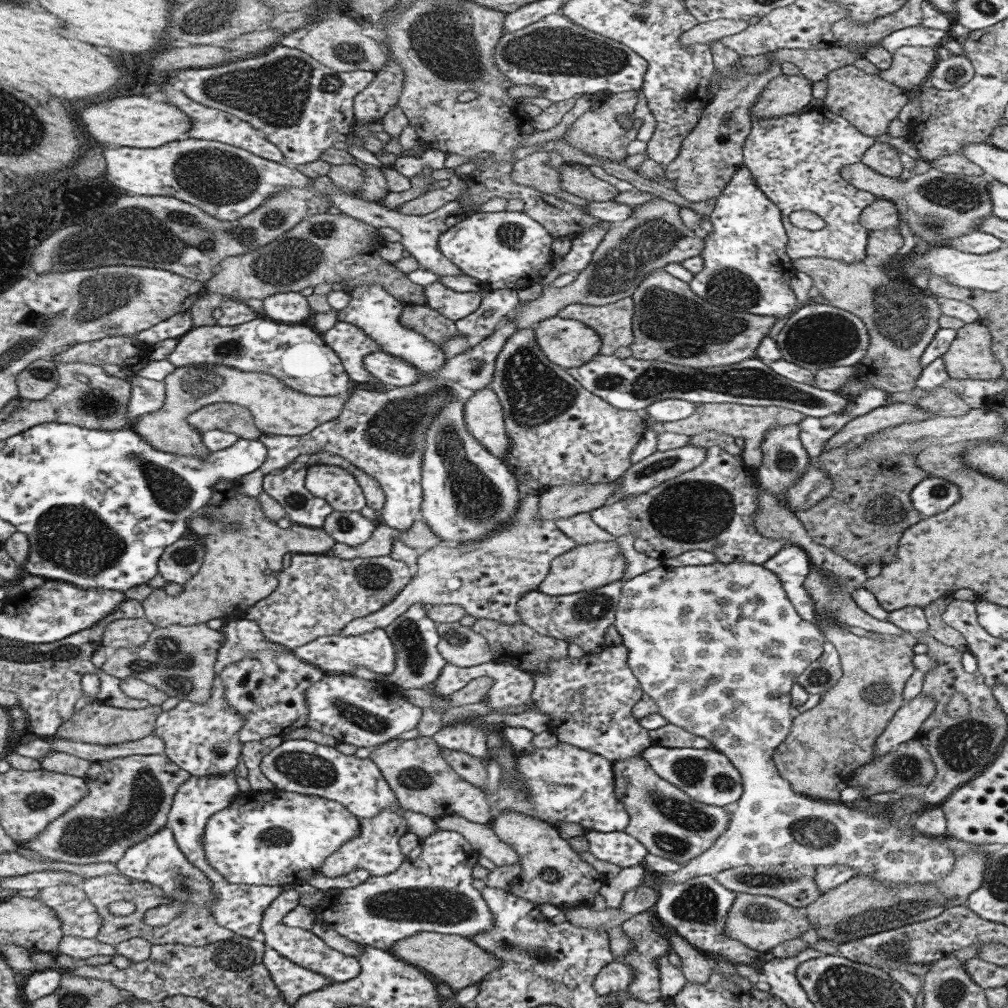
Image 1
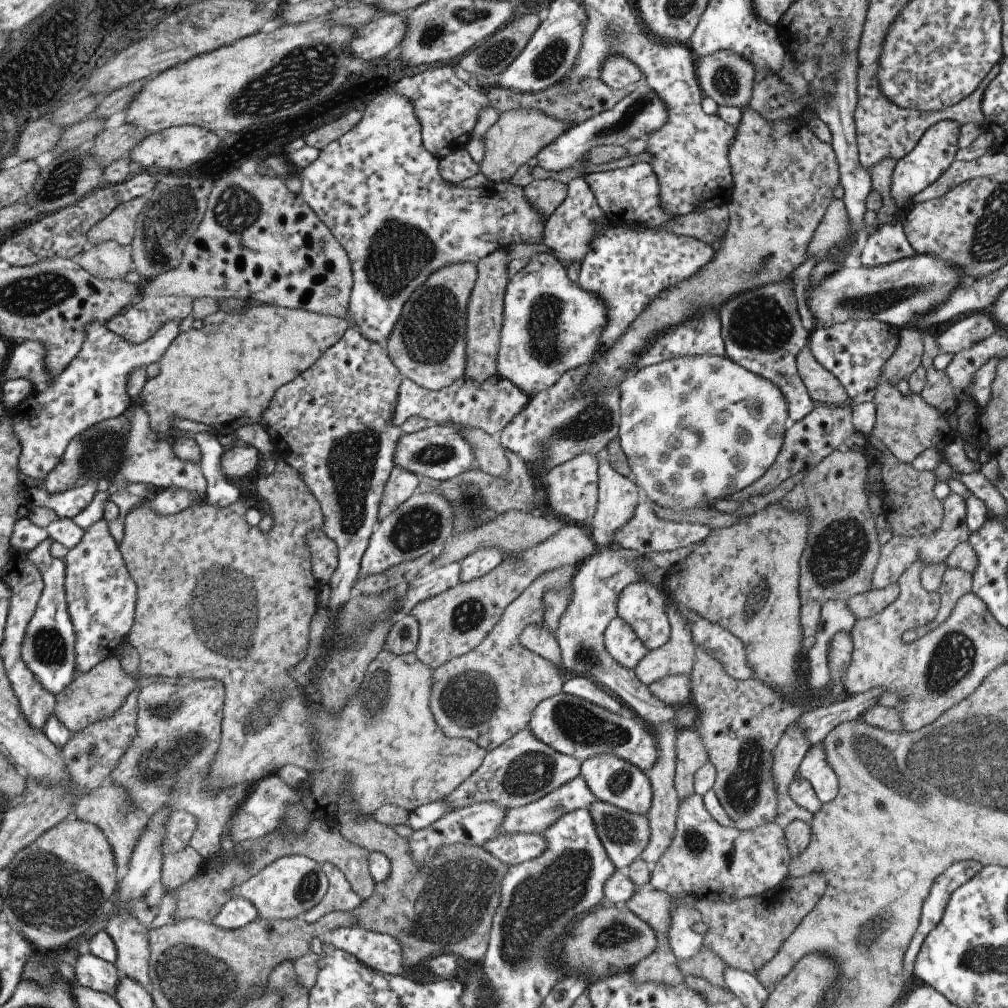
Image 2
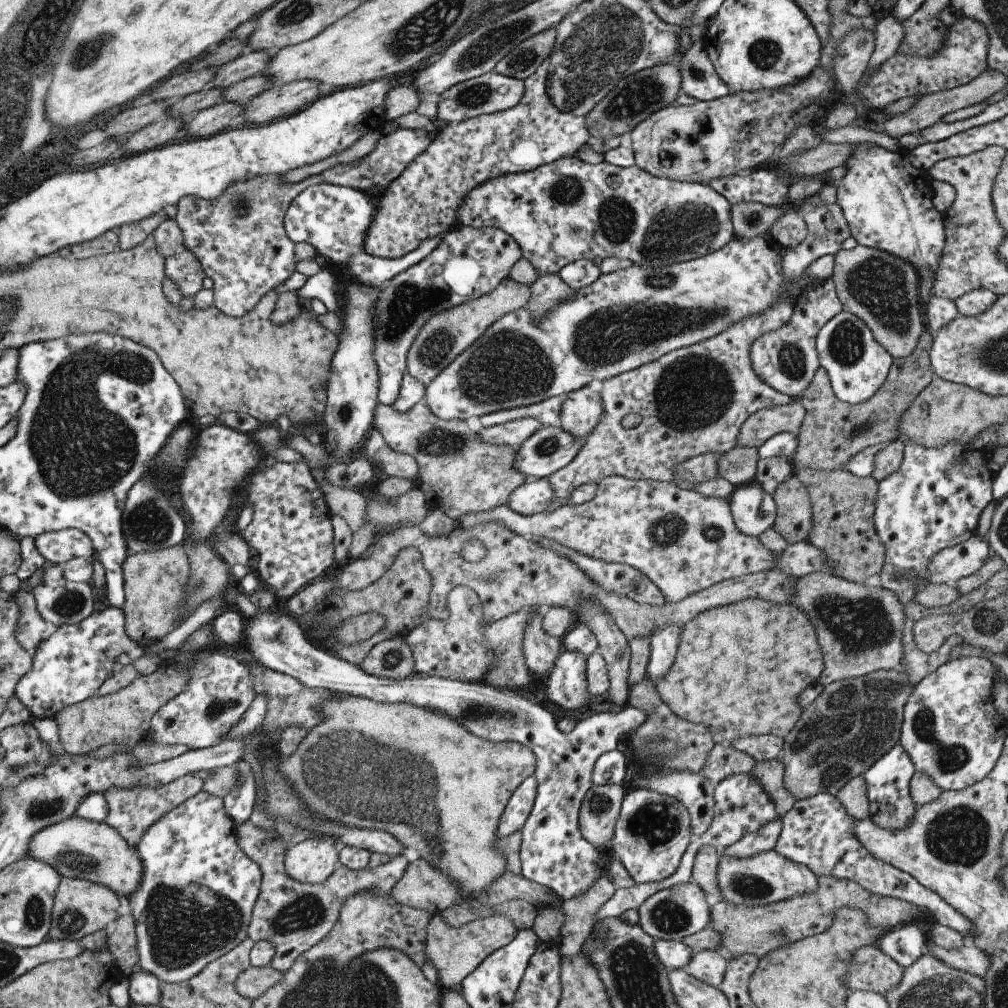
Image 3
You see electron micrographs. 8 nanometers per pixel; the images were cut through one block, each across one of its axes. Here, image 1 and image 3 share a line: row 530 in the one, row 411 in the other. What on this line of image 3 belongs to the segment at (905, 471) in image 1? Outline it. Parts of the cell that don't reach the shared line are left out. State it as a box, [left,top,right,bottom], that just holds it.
[794,329,936,472]

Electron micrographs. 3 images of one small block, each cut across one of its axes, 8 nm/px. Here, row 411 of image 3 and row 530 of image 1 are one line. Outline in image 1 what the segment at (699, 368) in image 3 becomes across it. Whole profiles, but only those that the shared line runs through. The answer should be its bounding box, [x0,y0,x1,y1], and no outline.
[590,446,796,564]

